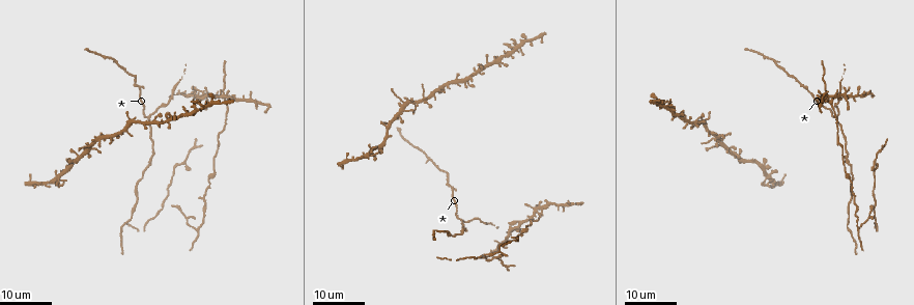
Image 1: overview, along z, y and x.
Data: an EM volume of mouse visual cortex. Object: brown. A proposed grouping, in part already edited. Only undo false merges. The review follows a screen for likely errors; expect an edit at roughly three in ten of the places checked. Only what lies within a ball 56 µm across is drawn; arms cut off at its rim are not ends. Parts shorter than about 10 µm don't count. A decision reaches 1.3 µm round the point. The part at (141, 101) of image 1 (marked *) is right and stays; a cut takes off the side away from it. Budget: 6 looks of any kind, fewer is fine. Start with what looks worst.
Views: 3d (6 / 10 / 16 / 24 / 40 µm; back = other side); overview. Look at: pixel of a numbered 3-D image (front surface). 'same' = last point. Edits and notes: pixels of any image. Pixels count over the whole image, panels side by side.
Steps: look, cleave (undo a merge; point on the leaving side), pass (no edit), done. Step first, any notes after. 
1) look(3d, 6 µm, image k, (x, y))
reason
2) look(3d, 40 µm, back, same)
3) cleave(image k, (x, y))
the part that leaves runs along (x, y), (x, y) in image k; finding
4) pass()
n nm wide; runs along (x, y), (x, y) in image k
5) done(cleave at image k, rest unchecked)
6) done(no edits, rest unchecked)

look(3d, 16 µm, image 1, (461, 219))
branch point

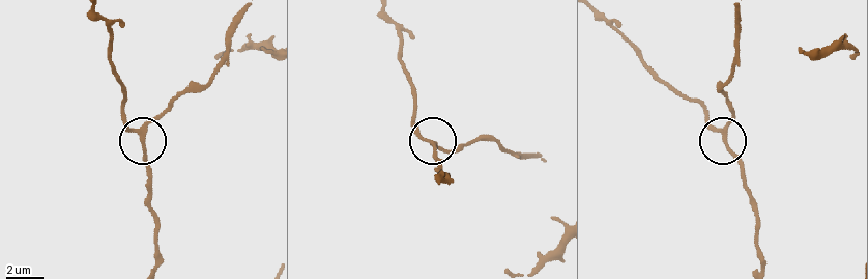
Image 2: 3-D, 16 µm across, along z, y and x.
look(3d, 10 µm, image 2, (724, 135))

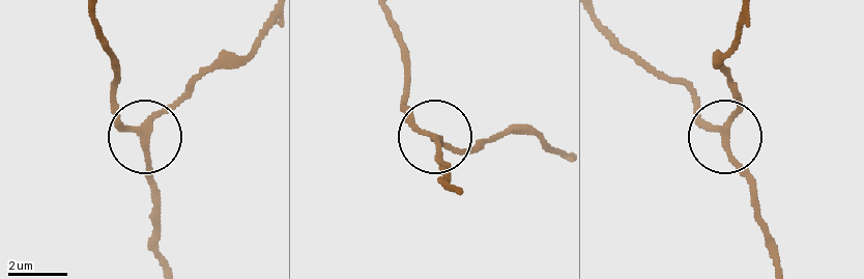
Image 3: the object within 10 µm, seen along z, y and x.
pass()
side arm 61 µm; runs along (102, 38), (117, 68), (119, 117), (146, 147), (153, 197) in image 3; one neuron here

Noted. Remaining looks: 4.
look(3d, 16 µm, image 1, (202, 202))
side arm on a straight run

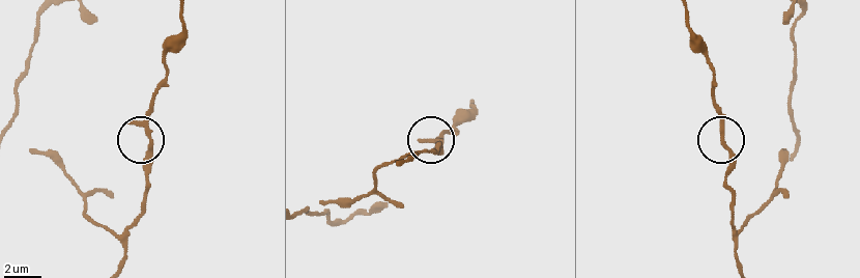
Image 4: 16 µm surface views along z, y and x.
look(3d, 6 µm, image 4, (723, 136))
zoom in

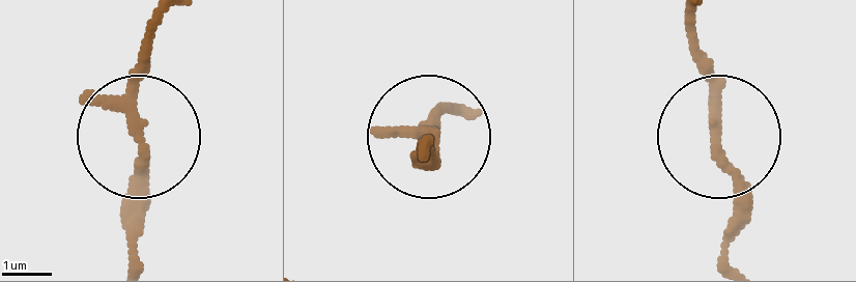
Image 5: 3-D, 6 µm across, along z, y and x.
look(3d, 6 µm, back, image 5, (715, 133))

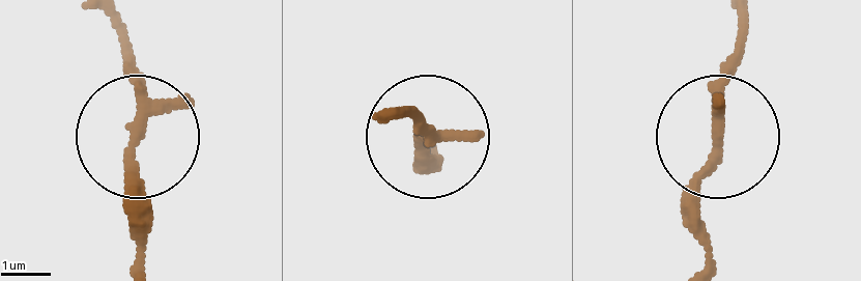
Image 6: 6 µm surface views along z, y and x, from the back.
pass()
runs along (106, 17), (134, 104), (134, 264) in image 6; all the same neuron

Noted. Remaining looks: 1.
done(no edits, rest unchecked)

